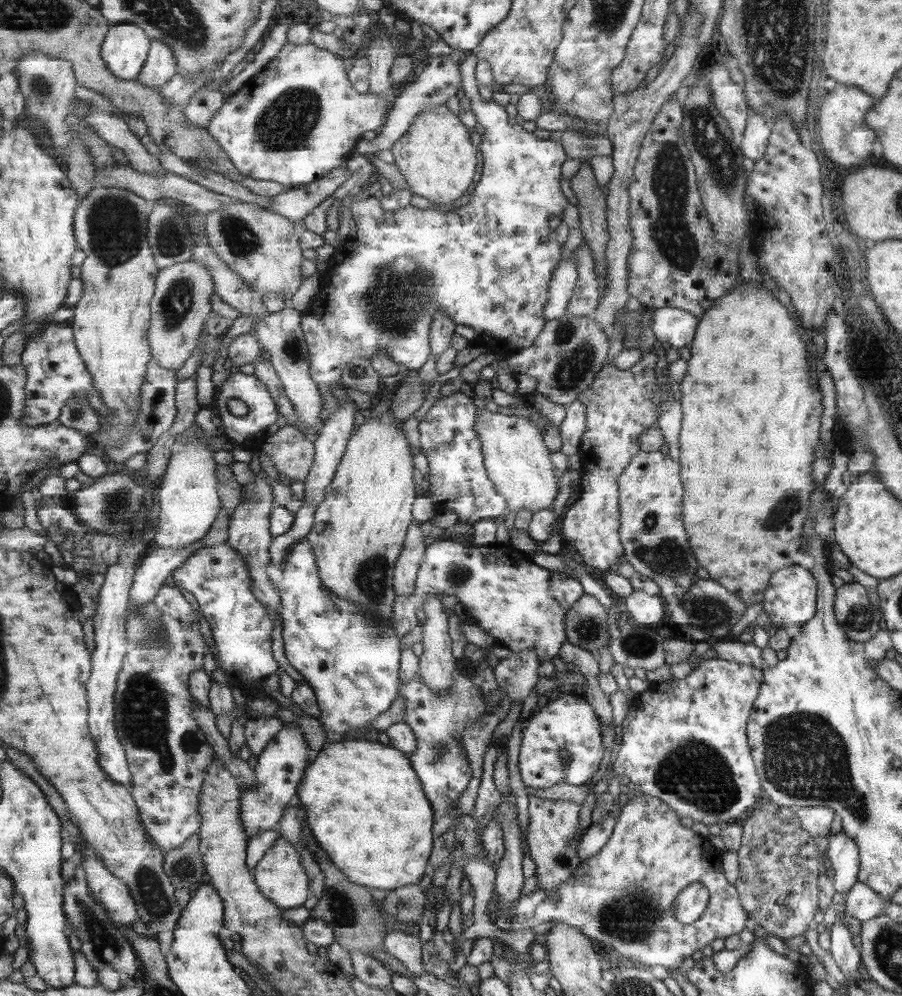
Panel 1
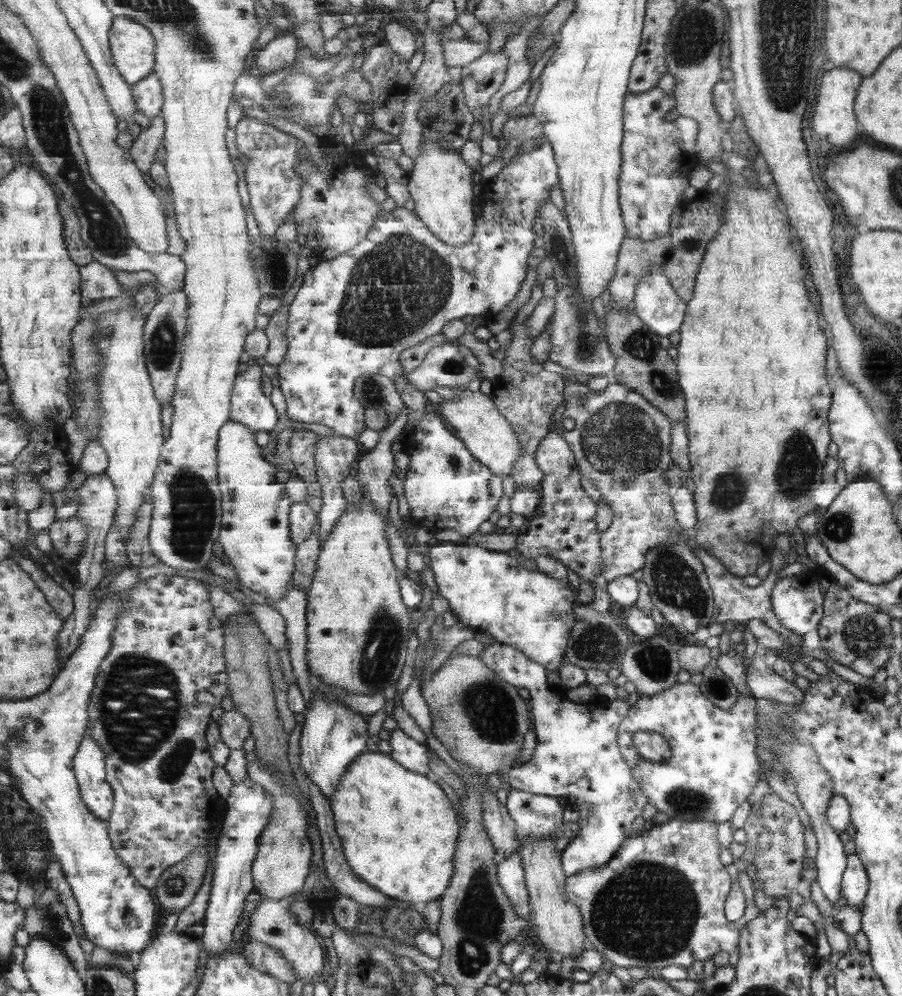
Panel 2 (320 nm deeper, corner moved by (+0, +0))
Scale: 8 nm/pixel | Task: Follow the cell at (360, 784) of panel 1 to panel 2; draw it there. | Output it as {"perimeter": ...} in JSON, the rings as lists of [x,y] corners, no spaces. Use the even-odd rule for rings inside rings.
{"perimeter":[[[369,749],[368,751],[361,753],[355,762],[350,766],[348,773],[343,776],[342,782],[340,782],[338,791],[332,800],[332,807],[334,810],[335,820],[337,820],[336,829],[343,840],[343,846],[345,846],[345,854],[347,854],[347,860],[349,864],[353,866],[353,870],[361,876],[361,880],[369,882],[371,886],[375,886],[377,890],[387,897],[393,898],[396,901],[406,904],[421,904],[424,902],[433,902],[433,900],[440,900],[446,890],[450,887],[451,879],[455,874],[455,855],[458,847],[458,840],[460,837],[461,824],[459,818],[459,812],[454,807],[450,796],[444,791],[444,788],[439,786],[433,777],[423,776],[417,772],[411,772],[407,770],[399,761],[391,758],[390,755],[382,754],[375,749]]]}

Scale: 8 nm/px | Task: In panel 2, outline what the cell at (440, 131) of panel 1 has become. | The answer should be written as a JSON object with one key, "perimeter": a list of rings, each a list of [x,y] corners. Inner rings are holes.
{"perimeter":[[[425,138],[422,153],[414,161],[408,187],[419,218],[445,244],[461,246],[471,242],[478,223],[474,211],[474,200],[478,192],[473,190],[473,169],[461,159],[459,151],[447,152],[440,144],[429,143]]]}

